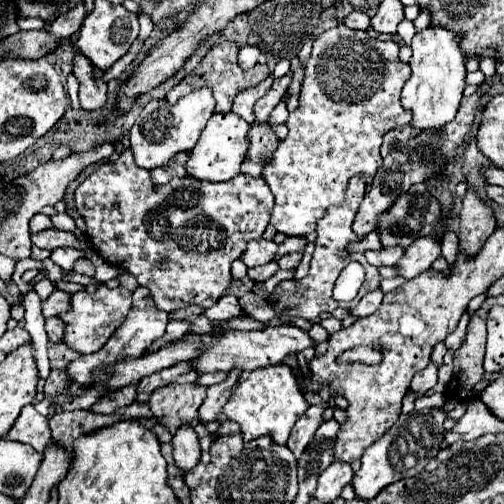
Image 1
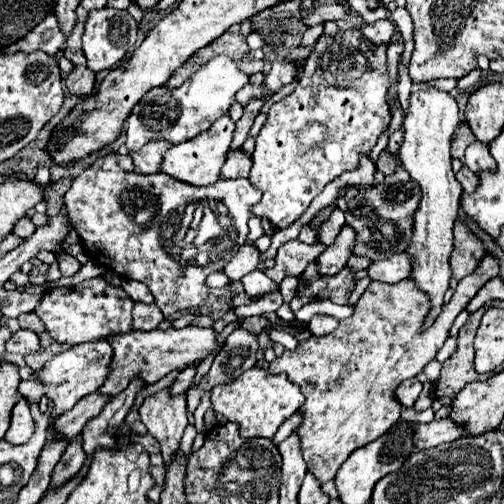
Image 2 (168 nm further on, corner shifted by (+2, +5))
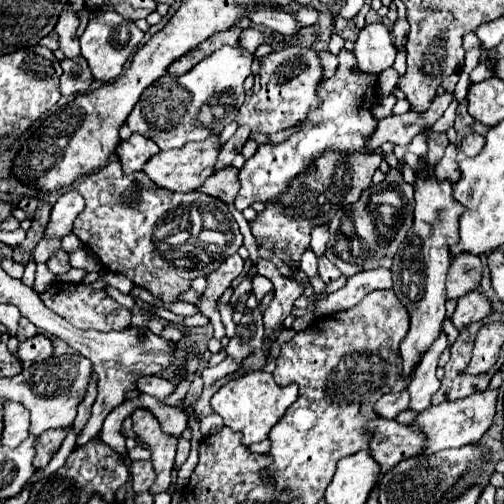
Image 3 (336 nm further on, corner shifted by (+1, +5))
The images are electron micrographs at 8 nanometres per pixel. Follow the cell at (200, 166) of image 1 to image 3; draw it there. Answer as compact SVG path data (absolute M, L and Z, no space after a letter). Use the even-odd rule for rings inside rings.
M210 136L210 140L204 140L204 142L190 142L178 150L158 152L156 156L152 156L150 162L144 164L142 170L160 188L166 188L170 192L192 192L192 190L198 190L204 184L204 180L214 172L214 160L218 152L220 152L218 136Z

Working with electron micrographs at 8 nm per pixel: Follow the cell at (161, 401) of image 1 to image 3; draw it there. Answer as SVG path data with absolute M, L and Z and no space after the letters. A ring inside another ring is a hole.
M138 408L132 414L134 420L134 434L148 446L152 452L152 464L156 472L156 480L150 486L150 494L160 494L166 492L168 486L172 484L170 472L174 468L174 456L176 456L176 444L178 440L172 436L166 436L160 430L160 422L144 408Z

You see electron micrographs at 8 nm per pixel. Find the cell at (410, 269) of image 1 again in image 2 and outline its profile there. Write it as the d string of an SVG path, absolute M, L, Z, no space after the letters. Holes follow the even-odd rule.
M399 252L385 260L373 262L369 266L369 278L379 280L379 282L389 282L389 284L401 282L401 280L409 278L409 274L413 270L413 260L415 260L415 256L411 256L407 252Z

